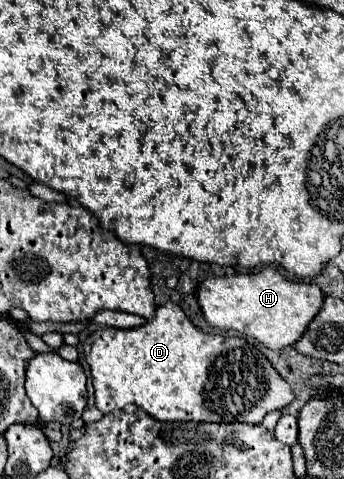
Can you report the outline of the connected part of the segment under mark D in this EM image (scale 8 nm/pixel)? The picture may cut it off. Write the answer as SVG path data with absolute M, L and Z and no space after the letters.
M166 302L166 304L158 306L156 316L152 320L148 320L144 326L140 326L140 328L132 328L132 330L98 328L84 342L84 356L86 356L86 360L90 364L90 372L92 372L92 378L94 378L92 386L94 386L94 396L96 396L96 408L102 414L116 412L116 410L124 408L126 404L138 404L138 408L142 408L148 416L154 416L154 420L162 420L162 422L190 422L190 420L196 420L196 422L246 422L246 424L262 424L262 420L264 420L264 416L268 412L282 410L284 406L288 406L294 400L294 392L292 392L290 384L272 368L268 358L258 348L248 344L244 338L228 338L228 336L208 334L208 332L200 330L198 326L192 324L192 320L186 316L186 312L180 306L176 306L174 302Z

